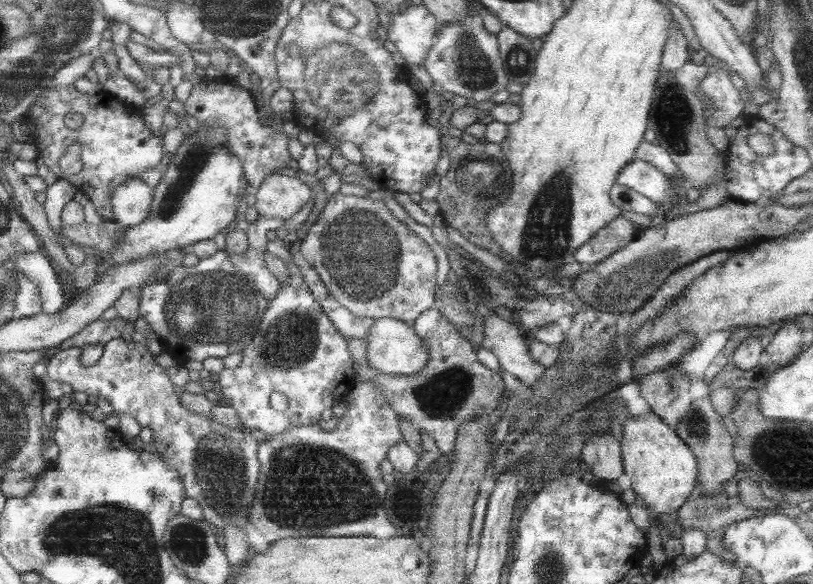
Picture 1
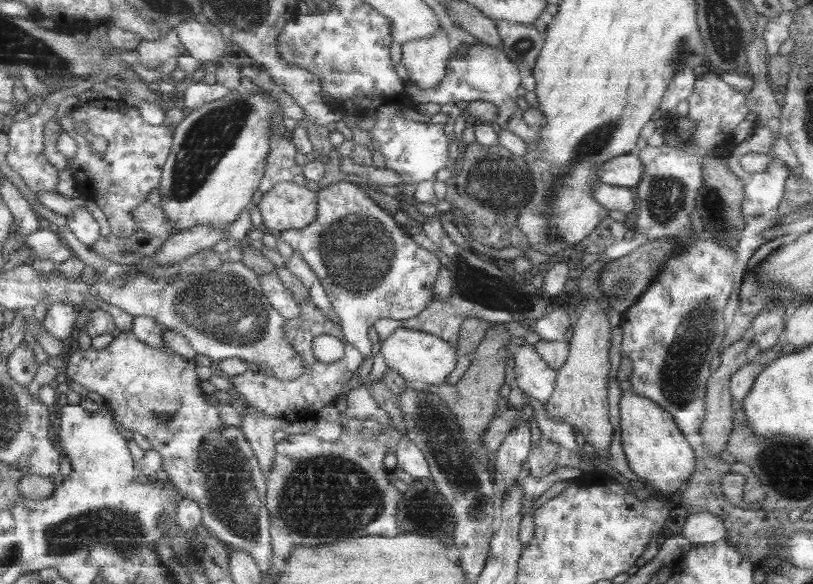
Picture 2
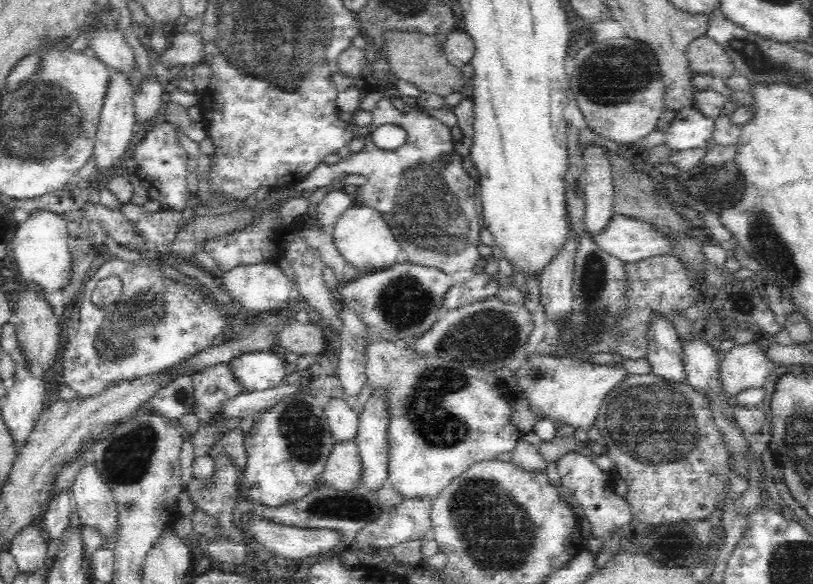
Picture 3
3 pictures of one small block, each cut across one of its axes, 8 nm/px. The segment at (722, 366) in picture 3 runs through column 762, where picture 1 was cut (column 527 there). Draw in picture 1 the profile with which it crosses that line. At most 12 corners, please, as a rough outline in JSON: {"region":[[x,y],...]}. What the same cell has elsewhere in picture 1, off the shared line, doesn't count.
{"region":[[484,318],[480,348],[521,384],[543,370],[516,323]]}

